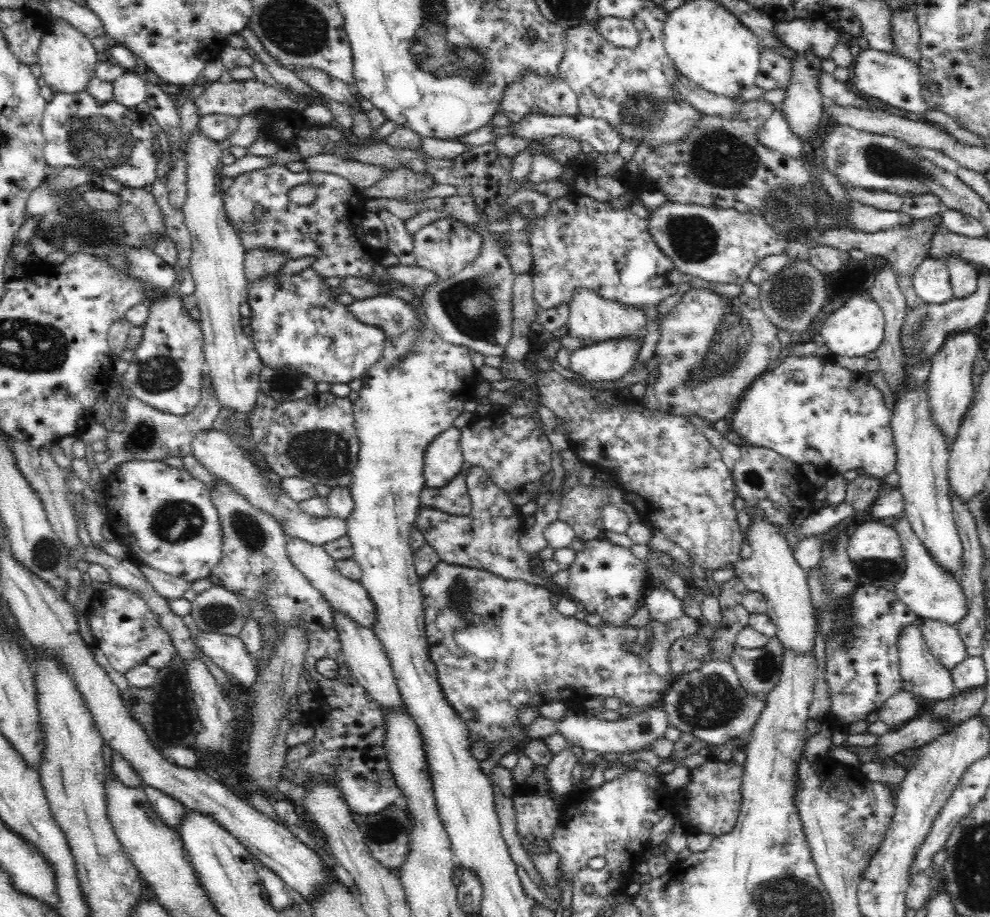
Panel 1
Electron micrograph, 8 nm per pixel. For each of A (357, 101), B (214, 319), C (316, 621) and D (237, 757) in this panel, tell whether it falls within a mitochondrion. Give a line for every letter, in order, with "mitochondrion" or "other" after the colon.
A: other
B: other
C: other
D: other

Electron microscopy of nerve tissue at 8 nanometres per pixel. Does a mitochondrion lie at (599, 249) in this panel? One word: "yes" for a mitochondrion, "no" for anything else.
no

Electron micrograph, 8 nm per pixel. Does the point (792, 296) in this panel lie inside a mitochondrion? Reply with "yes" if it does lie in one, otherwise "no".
yes

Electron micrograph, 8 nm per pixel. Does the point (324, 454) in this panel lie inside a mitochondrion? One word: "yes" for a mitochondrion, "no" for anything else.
yes

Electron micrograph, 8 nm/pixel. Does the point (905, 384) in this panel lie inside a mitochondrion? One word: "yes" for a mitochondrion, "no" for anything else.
no

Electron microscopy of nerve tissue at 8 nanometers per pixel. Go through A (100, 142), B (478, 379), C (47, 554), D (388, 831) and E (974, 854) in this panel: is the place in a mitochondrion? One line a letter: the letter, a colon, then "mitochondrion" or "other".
A: mitochondrion
B: other
C: mitochondrion
D: mitochondrion
E: mitochondrion

